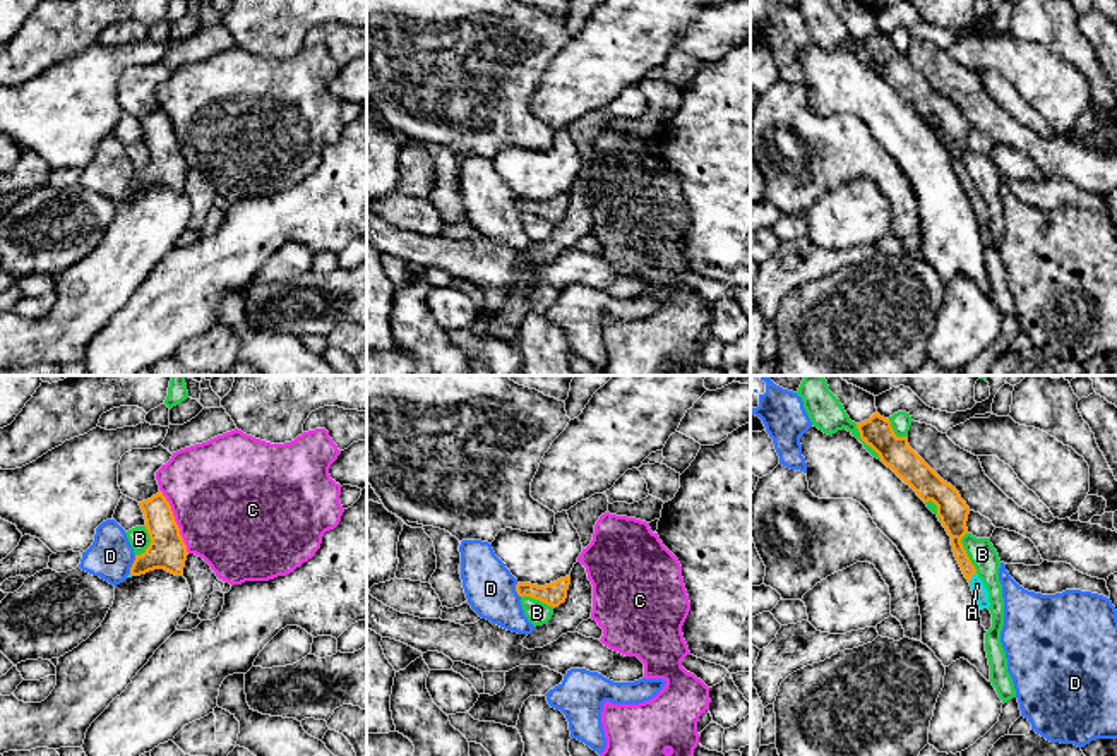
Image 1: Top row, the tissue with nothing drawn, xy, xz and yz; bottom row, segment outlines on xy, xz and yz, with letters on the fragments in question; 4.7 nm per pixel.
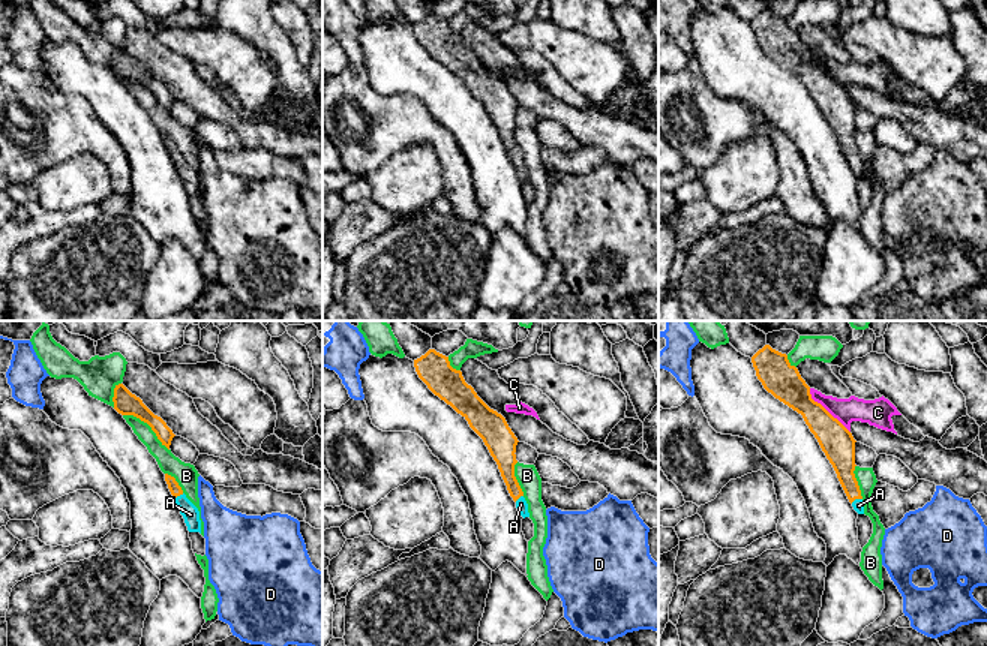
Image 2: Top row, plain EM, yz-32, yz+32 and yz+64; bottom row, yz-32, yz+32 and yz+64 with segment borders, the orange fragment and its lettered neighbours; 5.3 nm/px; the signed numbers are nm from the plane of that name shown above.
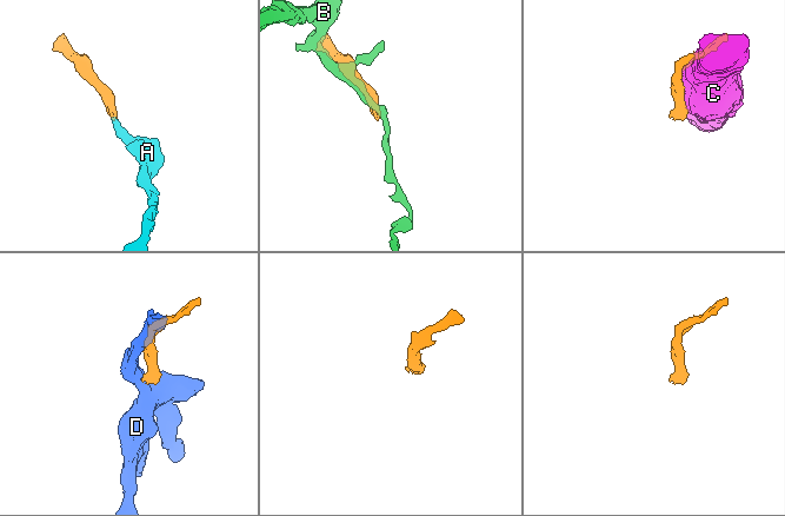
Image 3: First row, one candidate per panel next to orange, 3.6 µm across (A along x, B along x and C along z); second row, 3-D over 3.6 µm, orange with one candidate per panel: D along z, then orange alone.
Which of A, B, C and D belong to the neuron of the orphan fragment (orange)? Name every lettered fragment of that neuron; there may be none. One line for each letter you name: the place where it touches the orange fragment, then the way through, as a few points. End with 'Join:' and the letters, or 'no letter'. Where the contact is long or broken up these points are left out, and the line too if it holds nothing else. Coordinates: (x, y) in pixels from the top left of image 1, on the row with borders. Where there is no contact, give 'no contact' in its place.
A: meets orange in yz at (970, 578); runs through yz (956, 528), (956, 546), (970, 578), (977, 585)
Join: A

